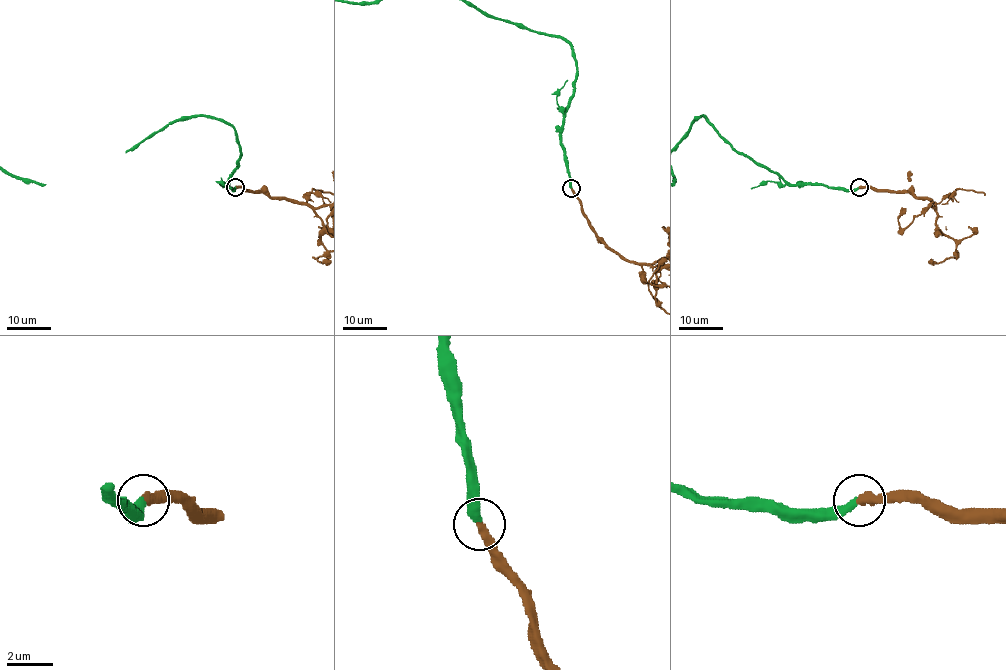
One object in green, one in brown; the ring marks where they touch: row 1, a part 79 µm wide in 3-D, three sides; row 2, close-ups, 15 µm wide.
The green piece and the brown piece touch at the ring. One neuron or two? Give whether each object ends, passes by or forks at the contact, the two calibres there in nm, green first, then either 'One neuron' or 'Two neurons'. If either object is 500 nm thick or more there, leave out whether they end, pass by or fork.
At the ring green ends. At the ring brown ends. Thickness 360 nm (green) against 380 nm. One neuron

